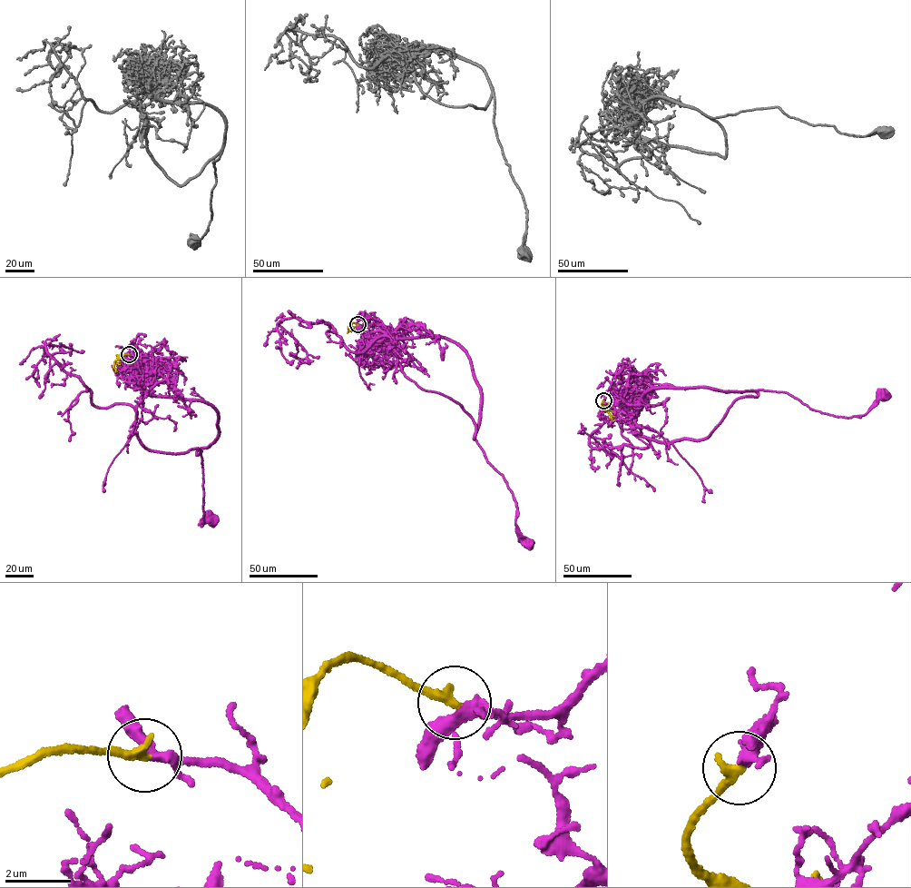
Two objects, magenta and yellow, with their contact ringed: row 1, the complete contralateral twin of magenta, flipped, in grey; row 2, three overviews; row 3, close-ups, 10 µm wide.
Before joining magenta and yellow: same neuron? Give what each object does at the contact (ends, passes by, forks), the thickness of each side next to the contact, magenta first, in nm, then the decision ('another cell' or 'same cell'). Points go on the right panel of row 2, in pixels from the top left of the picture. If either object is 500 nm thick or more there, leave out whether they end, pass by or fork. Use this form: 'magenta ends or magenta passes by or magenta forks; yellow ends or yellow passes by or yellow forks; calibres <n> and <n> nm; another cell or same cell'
magenta passes by; yellow ends; calibres 320 and 320 nm; same cell

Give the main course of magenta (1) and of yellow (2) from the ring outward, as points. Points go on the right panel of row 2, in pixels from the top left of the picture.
1: (603, 400), (609, 410), (636, 415), (653, 389), (762, 389), (849, 418), (865, 414), (884, 395)
2: (603, 400), (602, 403), (613, 419)

